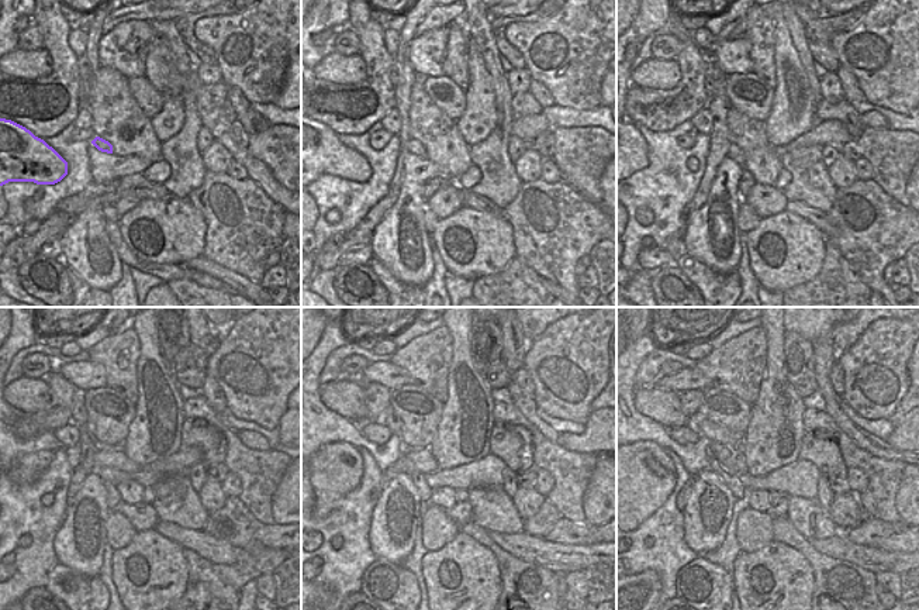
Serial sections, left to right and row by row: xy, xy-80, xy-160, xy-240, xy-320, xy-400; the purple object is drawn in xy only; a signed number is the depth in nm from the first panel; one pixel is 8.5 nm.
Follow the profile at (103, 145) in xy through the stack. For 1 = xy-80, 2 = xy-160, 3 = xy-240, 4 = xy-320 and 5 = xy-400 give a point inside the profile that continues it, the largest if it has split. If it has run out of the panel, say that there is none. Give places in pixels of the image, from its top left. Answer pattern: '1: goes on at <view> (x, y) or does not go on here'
1: goes on at xy-80 (415, 147)
2: goes on at xy-160 (733, 151)
3: goes on at xy-240 (148, 476)
4: goes on at xy-320 (486, 472)
5: goes on at xy-400 (800, 478)

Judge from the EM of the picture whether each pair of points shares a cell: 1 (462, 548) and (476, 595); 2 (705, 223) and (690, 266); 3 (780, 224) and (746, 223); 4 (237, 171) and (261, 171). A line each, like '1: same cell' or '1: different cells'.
1: same cell
2: different cells
3: different cells
4: different cells

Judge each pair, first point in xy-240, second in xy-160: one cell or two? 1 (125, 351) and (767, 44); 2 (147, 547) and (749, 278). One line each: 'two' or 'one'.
1: one
2: two

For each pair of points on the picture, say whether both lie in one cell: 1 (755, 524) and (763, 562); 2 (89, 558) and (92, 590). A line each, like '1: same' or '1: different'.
1: different
2: different

